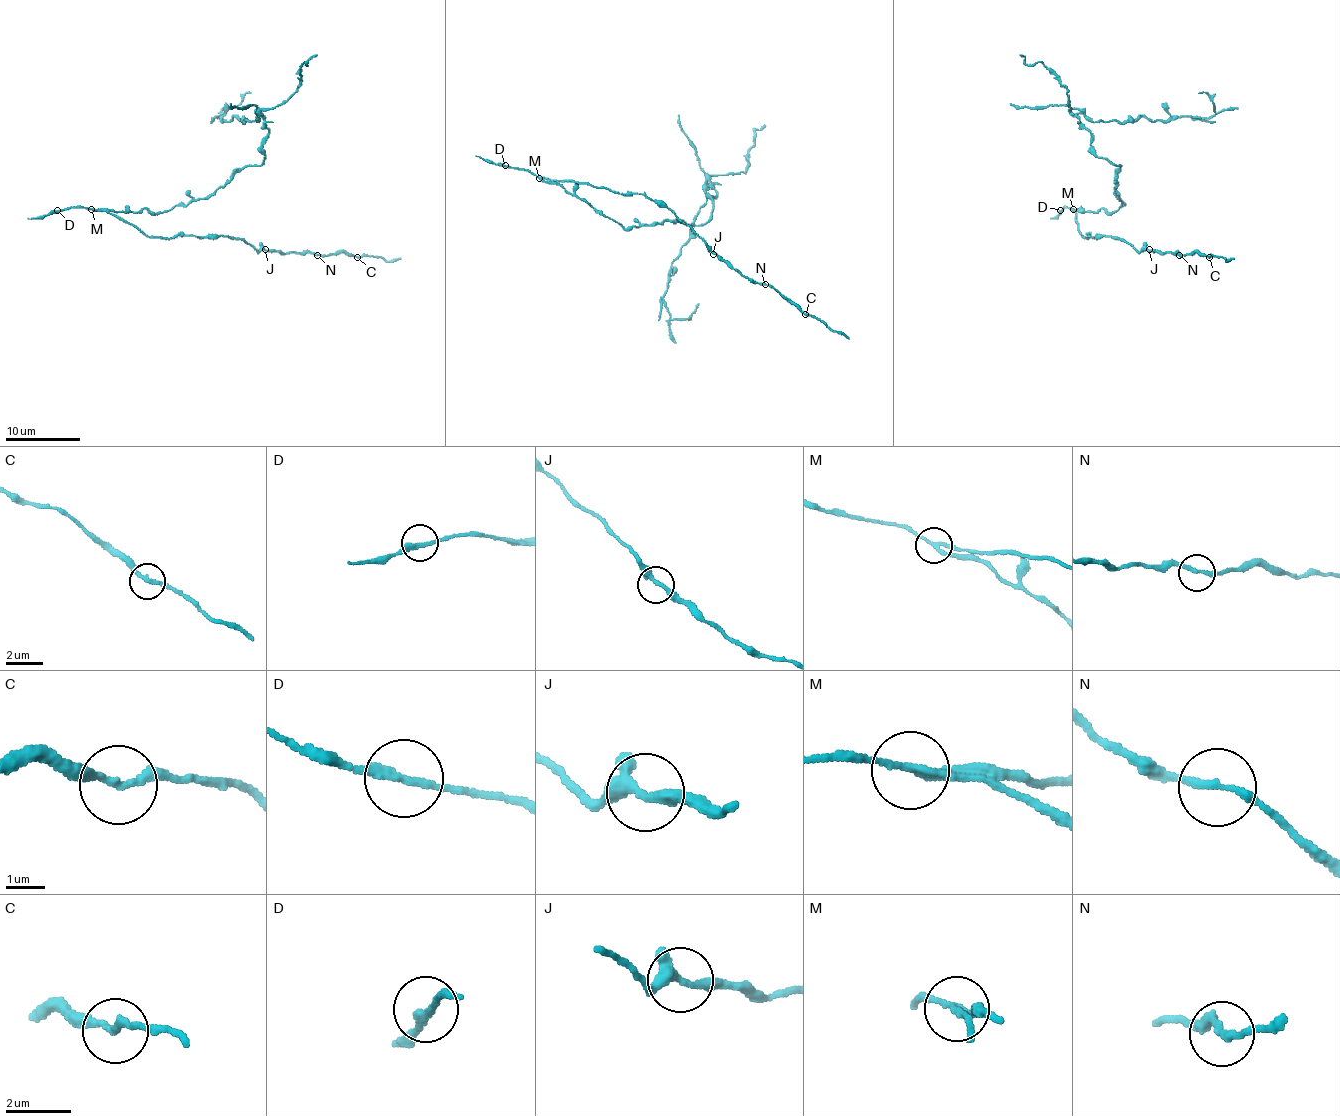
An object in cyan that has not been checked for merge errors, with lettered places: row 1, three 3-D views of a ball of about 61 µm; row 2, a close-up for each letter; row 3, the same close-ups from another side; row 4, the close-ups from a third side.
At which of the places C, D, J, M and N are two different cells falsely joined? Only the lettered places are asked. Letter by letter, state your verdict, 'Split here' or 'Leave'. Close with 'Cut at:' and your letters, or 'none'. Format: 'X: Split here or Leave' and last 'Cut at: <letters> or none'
C: Leave
D: Leave
J: Leave
M: Split here
N: Leave
Cut at: M

